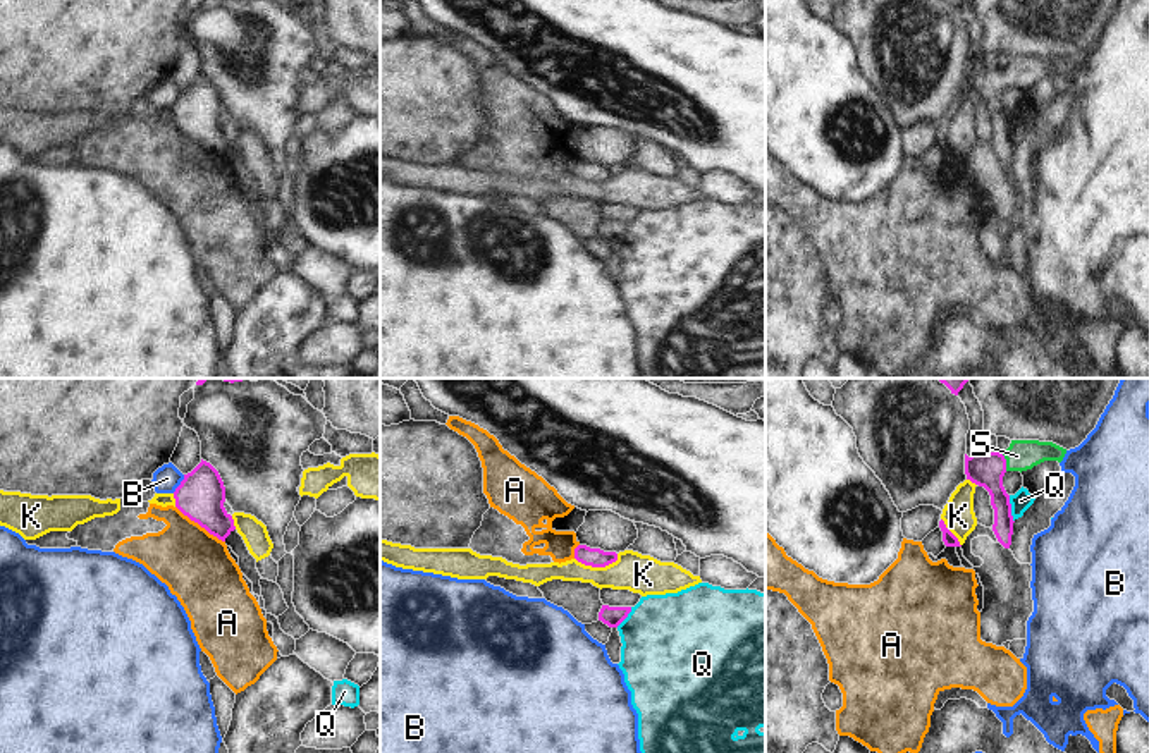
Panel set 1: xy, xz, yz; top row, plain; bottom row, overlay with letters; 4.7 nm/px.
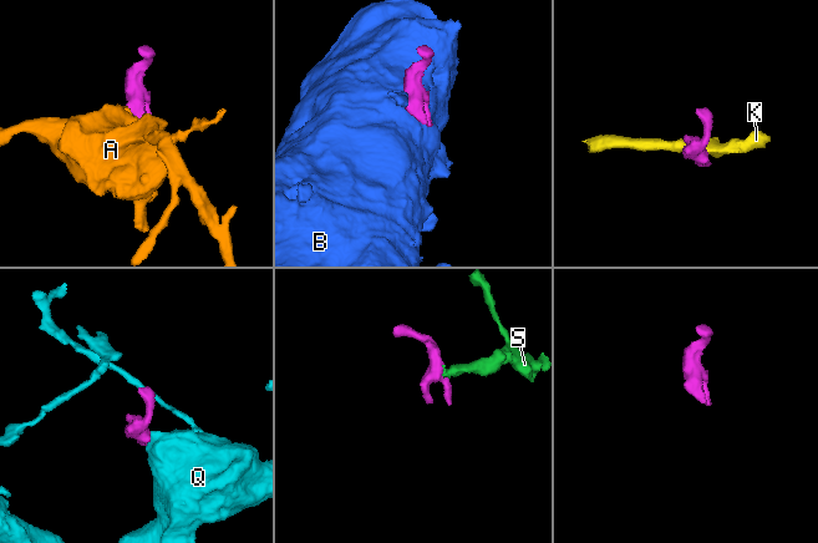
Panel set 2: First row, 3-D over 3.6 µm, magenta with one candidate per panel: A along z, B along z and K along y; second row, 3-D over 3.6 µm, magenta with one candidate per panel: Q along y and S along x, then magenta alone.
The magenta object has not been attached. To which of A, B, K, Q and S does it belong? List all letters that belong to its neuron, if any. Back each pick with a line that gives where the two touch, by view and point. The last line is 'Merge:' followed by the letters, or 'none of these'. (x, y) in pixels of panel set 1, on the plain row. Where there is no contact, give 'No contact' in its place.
S: Touches magenta at yz (1005, 78)
Merge: S

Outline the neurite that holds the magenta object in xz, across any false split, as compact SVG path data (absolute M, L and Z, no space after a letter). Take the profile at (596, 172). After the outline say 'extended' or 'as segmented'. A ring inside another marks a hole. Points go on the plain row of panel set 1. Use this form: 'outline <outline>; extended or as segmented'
outline M578 160L574 163L574 174L585 181L605 182L618 175L616 167L604 167L600 163L590 163L587 160Z; as segmented

